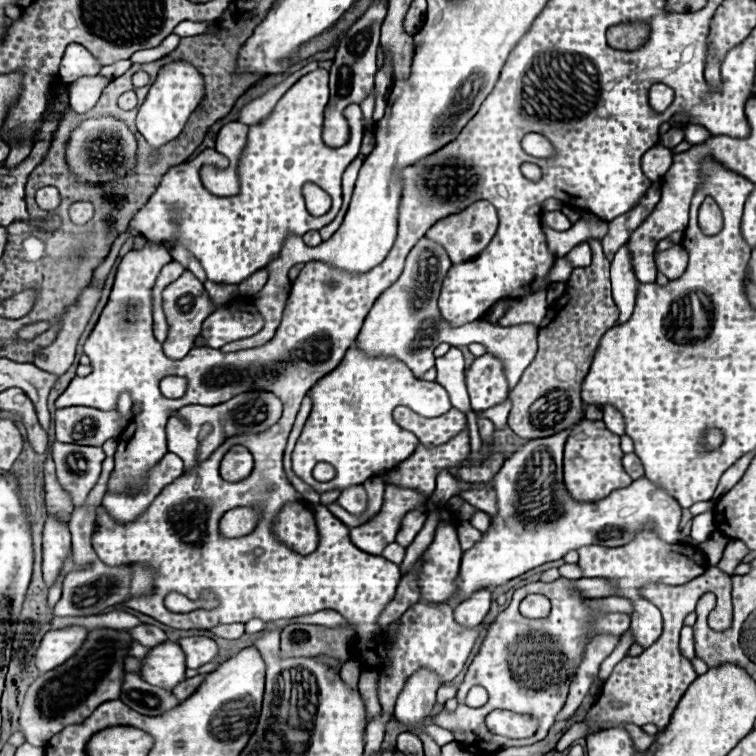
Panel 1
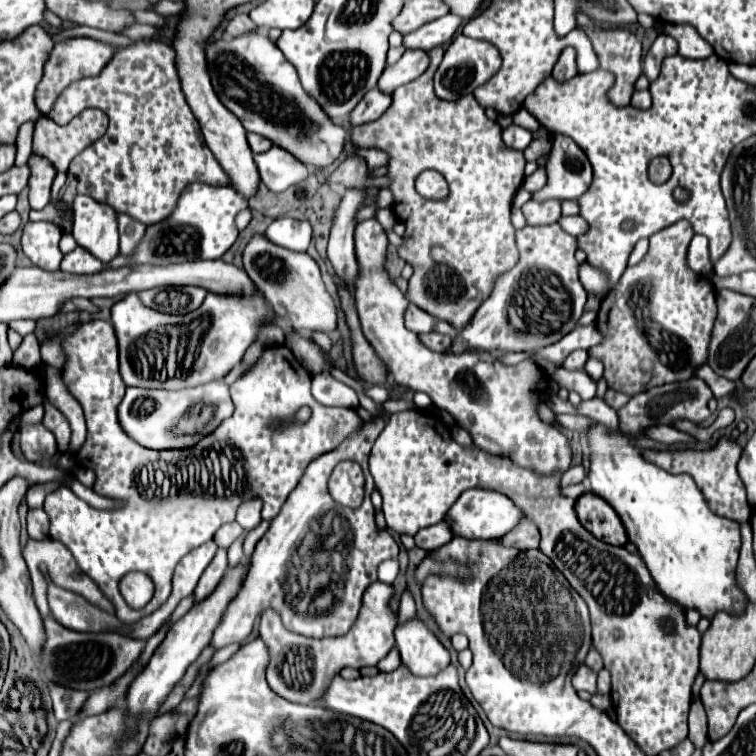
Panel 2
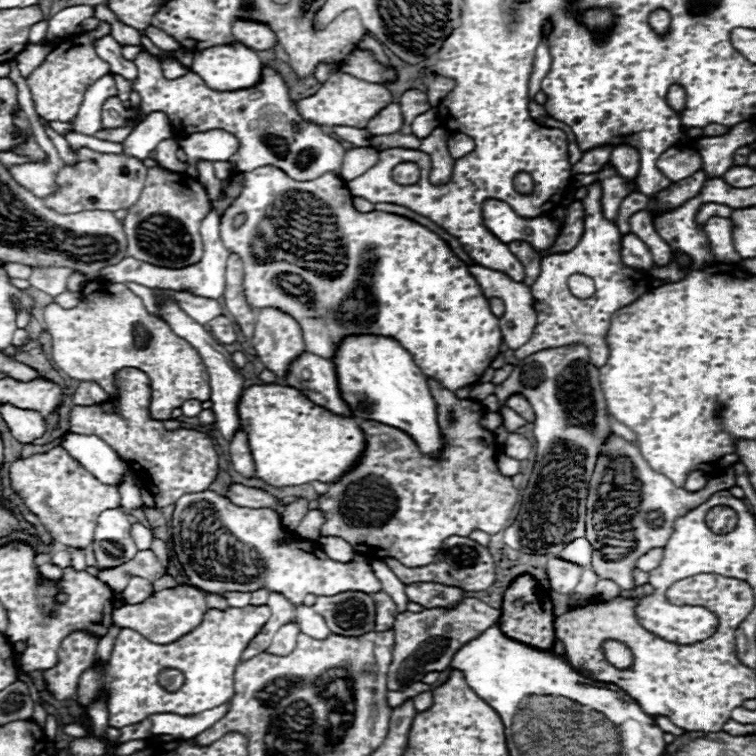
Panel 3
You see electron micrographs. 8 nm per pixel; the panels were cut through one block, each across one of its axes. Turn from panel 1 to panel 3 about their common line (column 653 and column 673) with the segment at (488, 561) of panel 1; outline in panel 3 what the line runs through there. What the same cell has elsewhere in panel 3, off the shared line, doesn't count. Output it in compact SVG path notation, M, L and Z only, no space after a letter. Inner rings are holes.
M616 434L604 446L602 456L594 476L590 480L590 494L588 494L588 514L586 514L586 540L590 540L594 548L592 556L592 570L600 578L614 580L620 588L632 590L634 578L632 570L636 560L652 548L662 548L674 532L674 520L690 512L692 508L706 502L712 494L720 490L728 490L736 486L734 466L726 468L720 476L708 478L706 488L698 492L688 492L684 488L674 486L674 482L658 472L654 472L648 462L642 458L636 444L618 438ZM650 514L660 516L664 522L660 528L652 528Z

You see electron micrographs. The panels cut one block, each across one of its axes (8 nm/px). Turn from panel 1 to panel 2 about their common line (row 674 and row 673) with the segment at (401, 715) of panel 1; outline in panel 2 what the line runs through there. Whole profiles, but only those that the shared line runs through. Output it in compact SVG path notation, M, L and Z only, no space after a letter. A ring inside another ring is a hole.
M418 618L398 626L394 638L396 648L400 650L402 664L414 676L438 674L438 670L444 670L450 664L448 650Z

